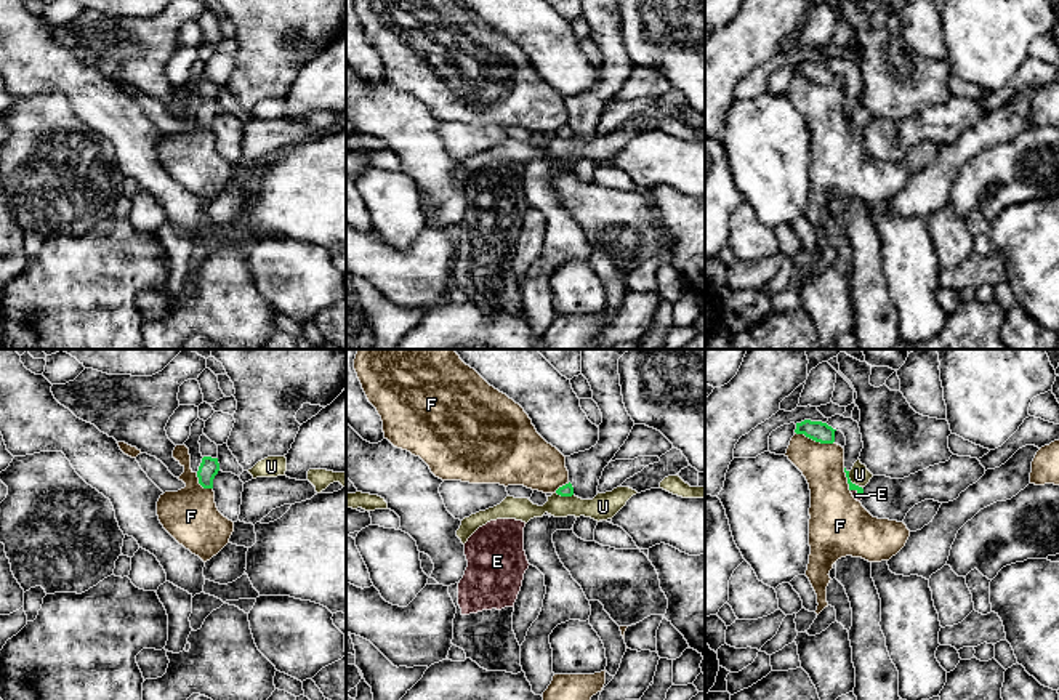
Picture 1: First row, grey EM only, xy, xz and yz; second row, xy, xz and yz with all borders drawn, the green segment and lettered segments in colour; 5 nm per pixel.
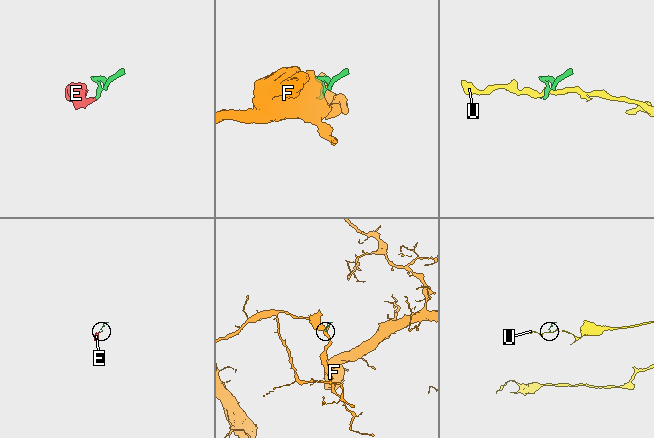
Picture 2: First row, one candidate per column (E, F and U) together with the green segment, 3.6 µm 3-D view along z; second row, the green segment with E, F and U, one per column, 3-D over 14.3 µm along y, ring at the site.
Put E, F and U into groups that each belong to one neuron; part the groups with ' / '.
E / F / U

